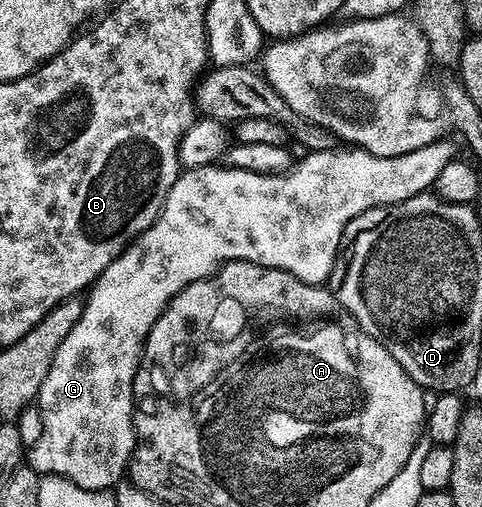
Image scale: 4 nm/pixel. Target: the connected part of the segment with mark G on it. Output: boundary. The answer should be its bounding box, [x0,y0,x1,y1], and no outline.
[26,137,458,491]

